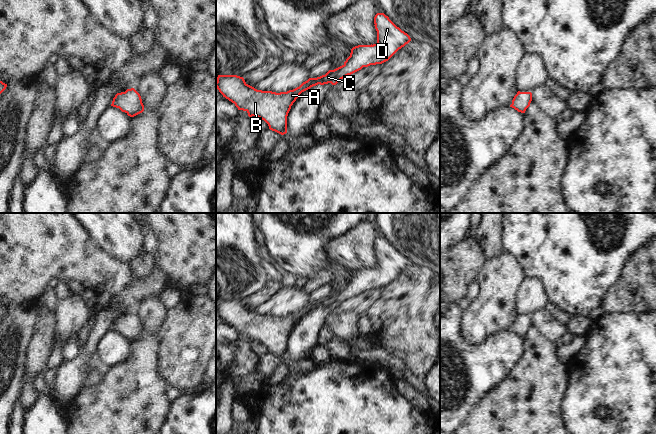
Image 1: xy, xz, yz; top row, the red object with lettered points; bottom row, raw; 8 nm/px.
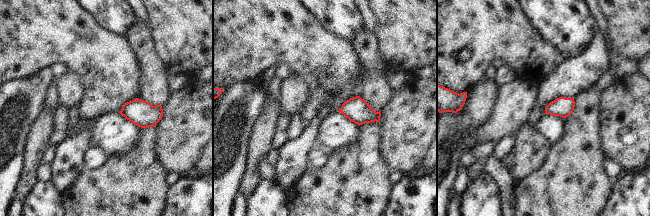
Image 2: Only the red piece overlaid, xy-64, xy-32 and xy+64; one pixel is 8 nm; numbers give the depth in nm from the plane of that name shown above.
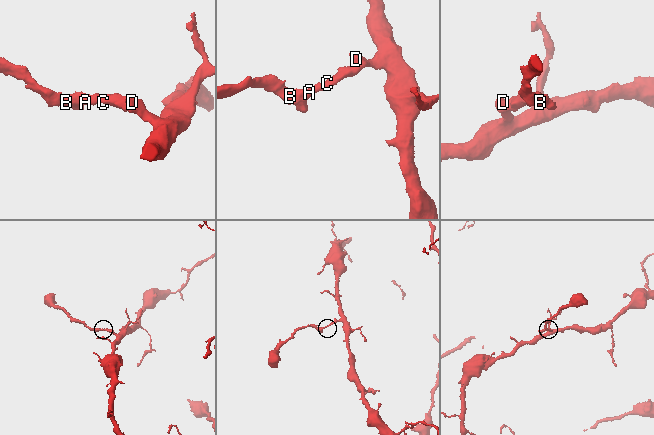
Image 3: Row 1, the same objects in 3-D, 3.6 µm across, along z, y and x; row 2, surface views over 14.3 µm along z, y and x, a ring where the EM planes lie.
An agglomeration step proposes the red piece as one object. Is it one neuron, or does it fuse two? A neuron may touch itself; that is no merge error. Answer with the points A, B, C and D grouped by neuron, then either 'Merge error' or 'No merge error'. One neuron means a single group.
Groups: A B C D. No merge error

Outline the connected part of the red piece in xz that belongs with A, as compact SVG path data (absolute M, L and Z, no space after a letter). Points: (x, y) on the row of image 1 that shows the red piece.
M384 13L375 15L374 24L377 31L376 44L353 47L342 66L329 70L320 77L309 78L293 90L280 93L257 90L237 75L218 75L216 88L223 97L234 103L238 110L246 111L249 117L255 116L264 120L270 130L284 135L287 133L288 113L302 92L318 84L336 85L341 79L363 67L382 64L411 41L410 36Z

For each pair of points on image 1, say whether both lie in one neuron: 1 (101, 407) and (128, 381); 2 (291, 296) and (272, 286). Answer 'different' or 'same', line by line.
1: same
2: different

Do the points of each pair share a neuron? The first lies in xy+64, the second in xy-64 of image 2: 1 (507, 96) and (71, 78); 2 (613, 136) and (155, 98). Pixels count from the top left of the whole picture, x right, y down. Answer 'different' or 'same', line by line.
1: same
2: different

